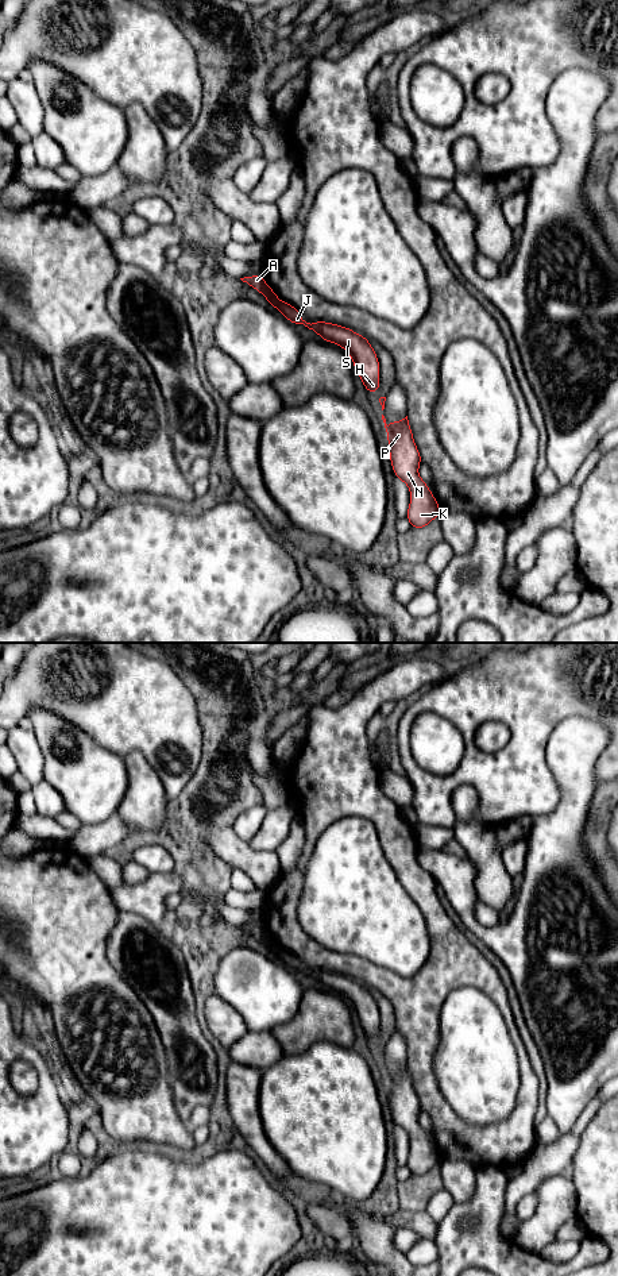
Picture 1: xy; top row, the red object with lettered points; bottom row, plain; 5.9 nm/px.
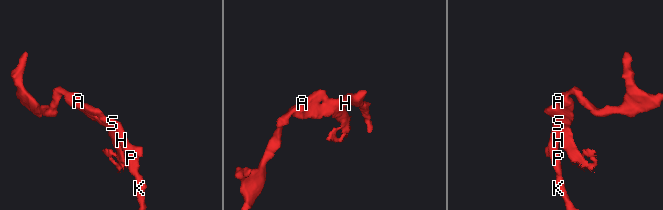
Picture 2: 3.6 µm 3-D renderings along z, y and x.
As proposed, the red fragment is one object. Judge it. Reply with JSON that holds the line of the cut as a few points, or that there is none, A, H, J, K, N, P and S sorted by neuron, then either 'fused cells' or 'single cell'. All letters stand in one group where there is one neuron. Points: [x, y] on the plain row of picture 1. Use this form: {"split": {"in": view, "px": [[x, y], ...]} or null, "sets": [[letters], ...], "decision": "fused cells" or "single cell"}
{"split": {"in": "xy", "px": [[269, 937], [270, 945], [279, 958]]}, "sets": [["A", "J"], ["H", "K", "N", "P", "S"]], "decision": "fused cells"}

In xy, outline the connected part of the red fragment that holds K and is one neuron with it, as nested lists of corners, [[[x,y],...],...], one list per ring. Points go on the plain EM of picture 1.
[[[383,1063],[382,1068],[387,1080],[393,1119],[410,1137],[408,1168],[413,1176],[424,1176],[437,1167],[441,1159],[428,1133],[418,1123],[422,1107],[416,1095],[408,1064],[390,1073],[386,1072]]]

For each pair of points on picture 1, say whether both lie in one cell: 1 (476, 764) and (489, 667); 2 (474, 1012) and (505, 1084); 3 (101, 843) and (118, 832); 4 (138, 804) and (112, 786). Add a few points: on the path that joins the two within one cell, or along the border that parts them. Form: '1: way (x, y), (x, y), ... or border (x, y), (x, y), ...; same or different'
1: way (470, 740), (470, 702), (481, 692); same
2: way (474, 1029), (475, 1055), (487, 1067); same
3: way (105, 839), (114, 832); same
4: border (124, 760), (126, 793), (115, 813); different

